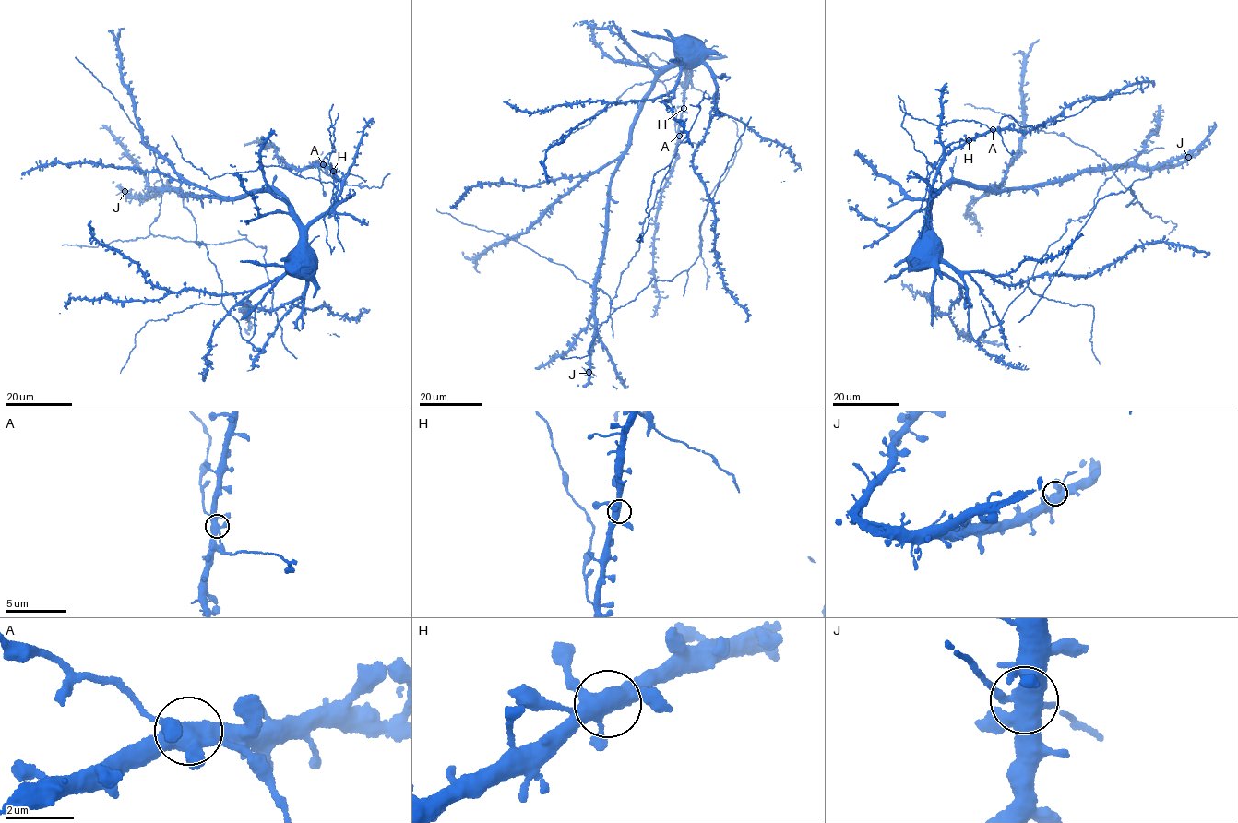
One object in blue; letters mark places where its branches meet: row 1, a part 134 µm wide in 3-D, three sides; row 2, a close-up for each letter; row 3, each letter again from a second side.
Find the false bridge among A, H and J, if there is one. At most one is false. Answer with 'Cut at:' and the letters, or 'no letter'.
Cut at: A

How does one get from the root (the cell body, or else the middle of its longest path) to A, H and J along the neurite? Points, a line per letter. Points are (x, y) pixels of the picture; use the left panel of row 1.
A: (251, 190), (272, 189), (291, 208), (295, 219), (307, 226), (333, 205), (340, 188), (339, 181), (323, 164)
H: (251, 190), (272, 189), (291, 208), (295, 219), (307, 226), (329, 208), (338, 196), (341, 183), (333, 171)
J: (251, 190), (227, 199), (184, 197), (176, 191), (161, 190), (136, 199), (126, 198), (124, 192)

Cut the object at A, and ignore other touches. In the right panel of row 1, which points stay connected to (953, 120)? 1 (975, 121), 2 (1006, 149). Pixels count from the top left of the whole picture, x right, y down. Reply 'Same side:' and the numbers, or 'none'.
Same side: 1, 2

